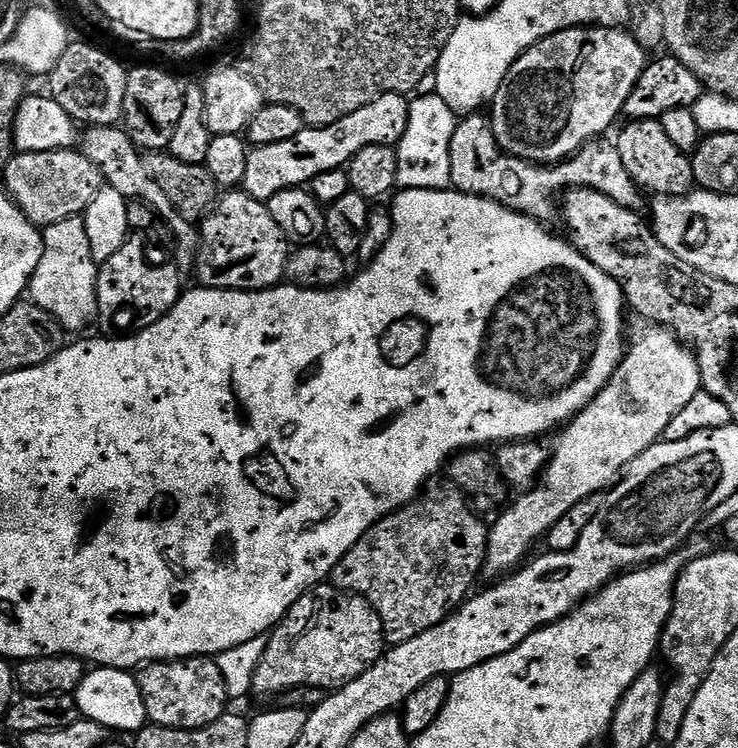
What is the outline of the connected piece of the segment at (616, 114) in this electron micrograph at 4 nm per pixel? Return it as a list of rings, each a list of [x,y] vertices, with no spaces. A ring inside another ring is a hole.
[[[623,27],[567,28],[547,36],[516,59],[491,102],[490,119],[498,146],[511,156],[530,160],[534,164],[547,166],[567,160],[589,140],[603,137],[607,133],[604,131],[616,119],[621,119],[624,103],[644,73],[644,56],[646,49],[636,41],[631,31]]]

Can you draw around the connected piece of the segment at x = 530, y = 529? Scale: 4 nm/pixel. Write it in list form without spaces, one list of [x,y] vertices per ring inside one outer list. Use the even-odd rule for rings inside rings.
[[[656,326],[648,331],[652,332],[646,333],[633,348],[631,345],[622,367],[616,371],[615,378],[607,387],[596,395],[596,401],[588,404],[584,411],[563,429],[564,437],[557,442],[556,449],[554,447],[551,449],[548,464],[542,473],[542,482],[523,493],[517,499],[520,501],[516,505],[513,503],[507,511],[495,517],[496,525],[493,523],[488,530],[488,549],[484,555],[482,569],[485,577],[488,575],[500,578],[519,569],[529,555],[527,552],[535,546],[536,540],[543,541],[552,527],[560,519],[565,518],[571,508],[577,506],[583,499],[603,493],[603,488],[611,489],[629,464],[634,463],[649,448],[661,443],[673,418],[682,414],[688,403],[702,391],[700,367],[696,361],[695,351],[667,328]]]

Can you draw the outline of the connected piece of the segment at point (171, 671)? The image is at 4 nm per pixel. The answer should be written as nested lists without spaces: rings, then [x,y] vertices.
[[[190,656],[187,660],[149,663],[135,673],[146,702],[149,721],[158,728],[205,728],[229,711],[230,699],[215,659]]]

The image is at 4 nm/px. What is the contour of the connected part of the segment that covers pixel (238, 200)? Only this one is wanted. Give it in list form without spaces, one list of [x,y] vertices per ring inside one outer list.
[[[243,190],[225,191],[198,231],[200,251],[194,261],[194,272],[200,275],[199,283],[203,287],[258,292],[262,288],[274,288],[284,280],[290,241],[282,234],[278,222],[270,218],[265,201],[255,200]]]

